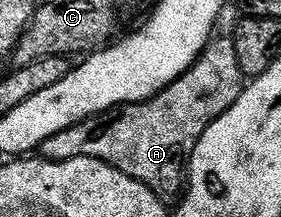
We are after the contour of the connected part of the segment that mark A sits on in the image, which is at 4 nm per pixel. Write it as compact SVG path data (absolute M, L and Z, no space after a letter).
M213 36L204 46L196 62L182 75L178 75L165 89L160 89L144 101L130 101L127 105L117 105L111 109L105 109L102 113L96 113L84 121L74 123L54 135L50 135L40 145L39 152L51 161L62 159L74 159L75 157L93 157L102 159L118 171L146 183L161 198L175 198L185 188L186 170L188 168L188 156L194 151L202 131L222 111L226 111L238 99L241 89L246 84L246 78L238 67L238 55L234 55L234 43L231 36Z

